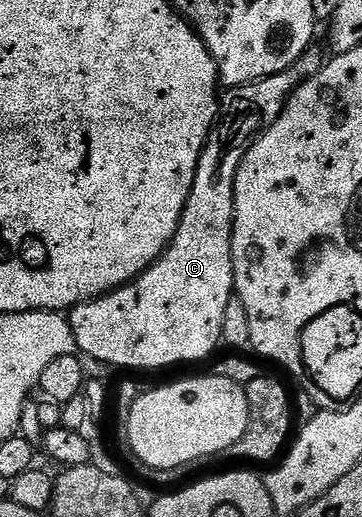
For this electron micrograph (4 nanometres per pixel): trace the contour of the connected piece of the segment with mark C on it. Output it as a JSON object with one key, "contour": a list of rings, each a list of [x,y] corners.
{"contour":[[[308,47],[302,57],[298,57],[295,67],[274,77],[259,79],[256,83],[223,92],[222,106],[218,111],[219,126],[208,136],[208,143],[200,154],[194,185],[190,189],[190,197],[170,245],[156,263],[147,267],[137,279],[109,295],[103,295],[101,299],[92,299],[89,303],[72,308],[67,316],[74,333],[76,350],[81,356],[89,360],[97,359],[100,363],[109,363],[112,367],[172,367],[175,363],[196,363],[199,359],[206,358],[215,349],[216,343],[218,347],[221,342],[222,316],[226,313],[226,305],[234,297],[232,222],[236,216],[236,170],[240,168],[240,161],[253,140],[267,131],[280,116],[288,97],[293,95],[301,83],[323,69],[326,54],[324,55],[325,48],[321,47]]]}

